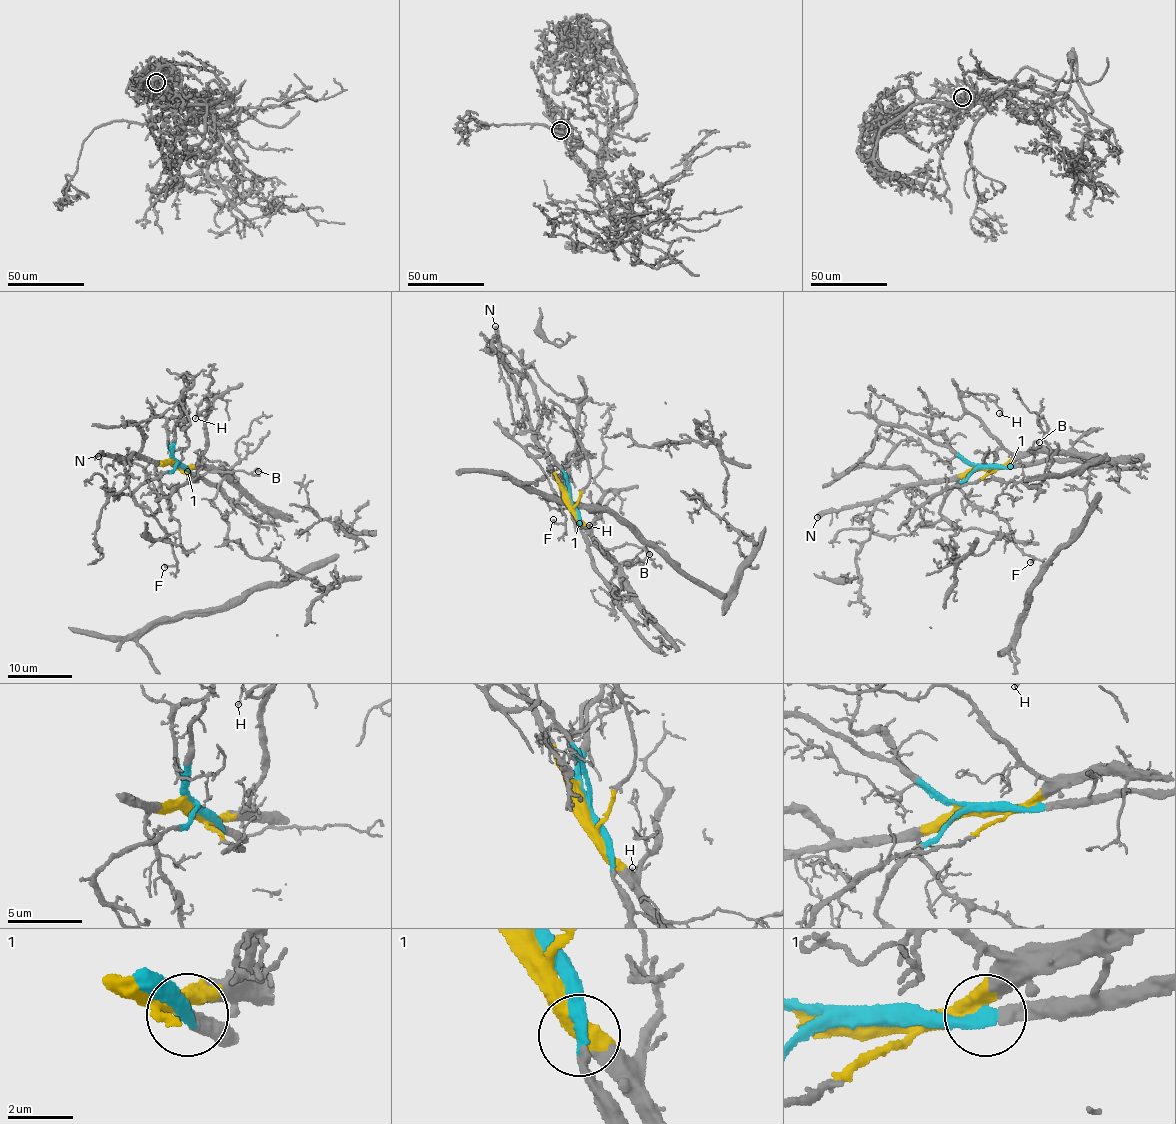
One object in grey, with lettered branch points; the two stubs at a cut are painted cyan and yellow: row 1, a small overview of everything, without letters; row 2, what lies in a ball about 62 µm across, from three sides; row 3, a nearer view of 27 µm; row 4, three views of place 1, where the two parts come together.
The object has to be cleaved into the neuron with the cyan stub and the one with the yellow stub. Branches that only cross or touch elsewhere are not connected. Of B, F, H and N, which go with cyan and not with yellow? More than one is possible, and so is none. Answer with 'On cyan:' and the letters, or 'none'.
On cyan: B, F

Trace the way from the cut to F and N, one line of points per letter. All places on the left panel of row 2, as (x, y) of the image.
F: (177, 462), (171, 470), (143, 482), (134, 491), (135, 500), (156, 519), (171, 544), (177, 562), (164, 567)
N: (177, 464), (157, 462), (134, 452), (122, 458), (103, 452), (97, 455)

